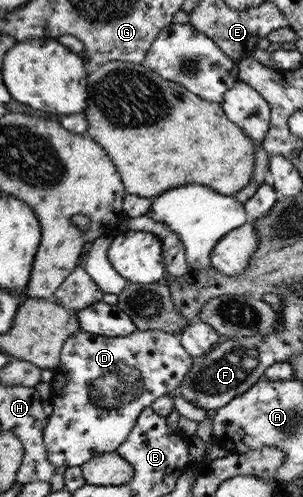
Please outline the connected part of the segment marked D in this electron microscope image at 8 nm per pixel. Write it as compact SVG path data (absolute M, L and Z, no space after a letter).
M158 329L136 330L126 337L104 337L80 331L64 341L59 355L60 363L50 381L53 411L43 431L47 456L57 470L81 467L96 454L116 452L130 435L140 412L158 398L177 393L184 376L194 366L194 359L181 345L179 335Z

